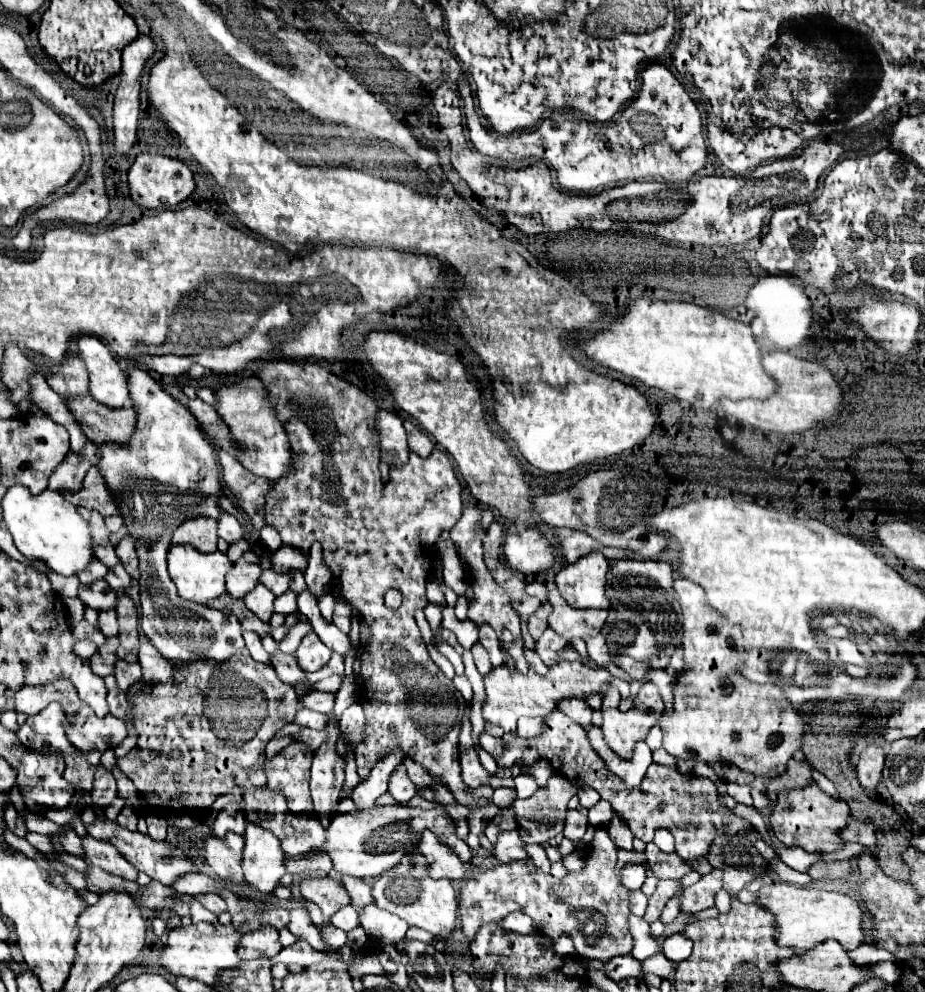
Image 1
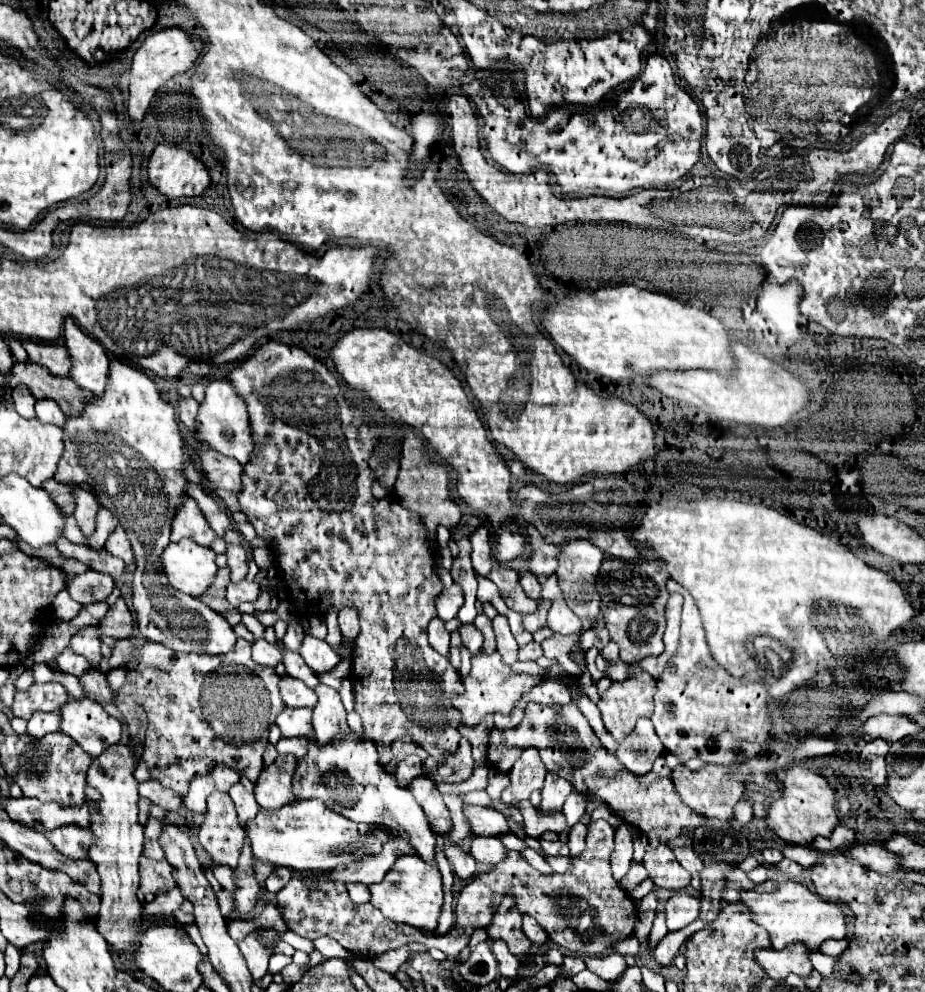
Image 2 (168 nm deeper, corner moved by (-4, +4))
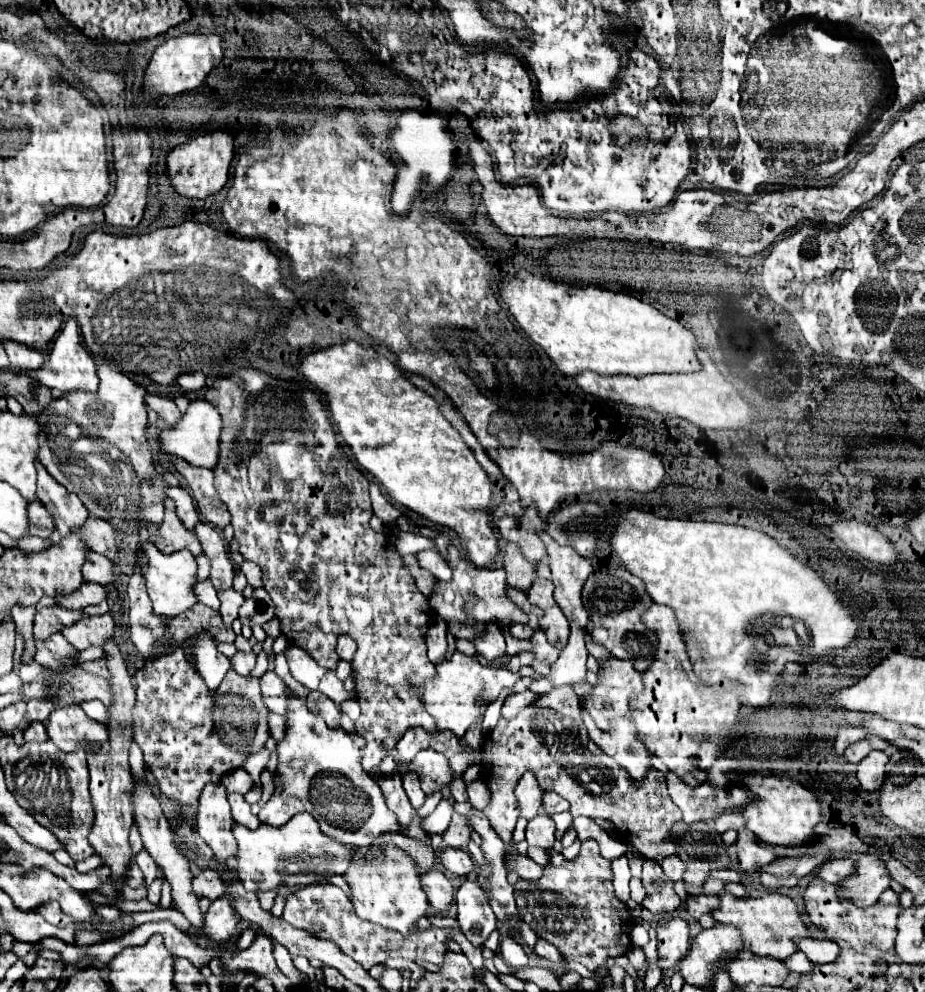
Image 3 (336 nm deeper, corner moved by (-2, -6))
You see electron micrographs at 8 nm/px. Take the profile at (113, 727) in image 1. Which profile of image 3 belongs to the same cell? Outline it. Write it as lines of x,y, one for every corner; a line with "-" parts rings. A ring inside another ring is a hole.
65,706
57,708
51,712
51,716
45,722
47,734
51,742
63,750
63,752
73,752
77,744
103,744
107,742
107,728
101,722
91,720
83,710
75,710
81,706

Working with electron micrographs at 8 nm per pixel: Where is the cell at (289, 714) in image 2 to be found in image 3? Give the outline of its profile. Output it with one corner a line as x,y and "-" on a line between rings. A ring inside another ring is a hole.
269,714
267,722
269,722
269,734
271,734
271,738
275,738
277,742
283,740
283,736
285,736
285,718
279,716
279,714

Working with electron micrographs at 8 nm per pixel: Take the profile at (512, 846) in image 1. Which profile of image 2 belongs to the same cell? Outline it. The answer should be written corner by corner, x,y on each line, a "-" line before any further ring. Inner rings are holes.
475,836
469,854
483,864
495,866
497,862
501,862
501,858
505,858
509,850
505,848
505,844
497,838
497,836

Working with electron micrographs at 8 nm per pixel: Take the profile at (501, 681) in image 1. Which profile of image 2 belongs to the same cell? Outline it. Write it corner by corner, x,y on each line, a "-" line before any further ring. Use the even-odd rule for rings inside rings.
497,652
491,654
491,656
475,654
471,658
471,672
469,672
467,678
463,678
465,692
461,696
453,698
453,706
461,710
461,724
475,726
477,722
483,720
483,716
495,714
495,712
501,712
501,714
509,716
513,712
513,708
521,702
521,694
529,692
535,684
543,682
543,674
541,674
543,671
534,661
517,661
513,666
507,666
501,660
501,654
497,654
-
536,675
537,677
533,677
-
507,676
509,680
507,680

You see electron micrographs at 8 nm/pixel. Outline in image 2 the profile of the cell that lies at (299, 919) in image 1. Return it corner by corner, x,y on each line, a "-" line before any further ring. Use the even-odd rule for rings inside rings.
211,862
211,866
213,866
213,874
215,874
215,878
219,880
219,884
221,884
225,890
235,892
235,890
237,890
235,872
233,872
231,868
227,868
227,866
217,866
215,862

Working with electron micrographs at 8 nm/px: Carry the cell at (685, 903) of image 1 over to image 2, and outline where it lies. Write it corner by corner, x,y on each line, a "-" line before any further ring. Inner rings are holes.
679,890
665,904
667,928
669,930
685,928
693,920
697,920
699,910
701,910
701,896
693,896
687,890

